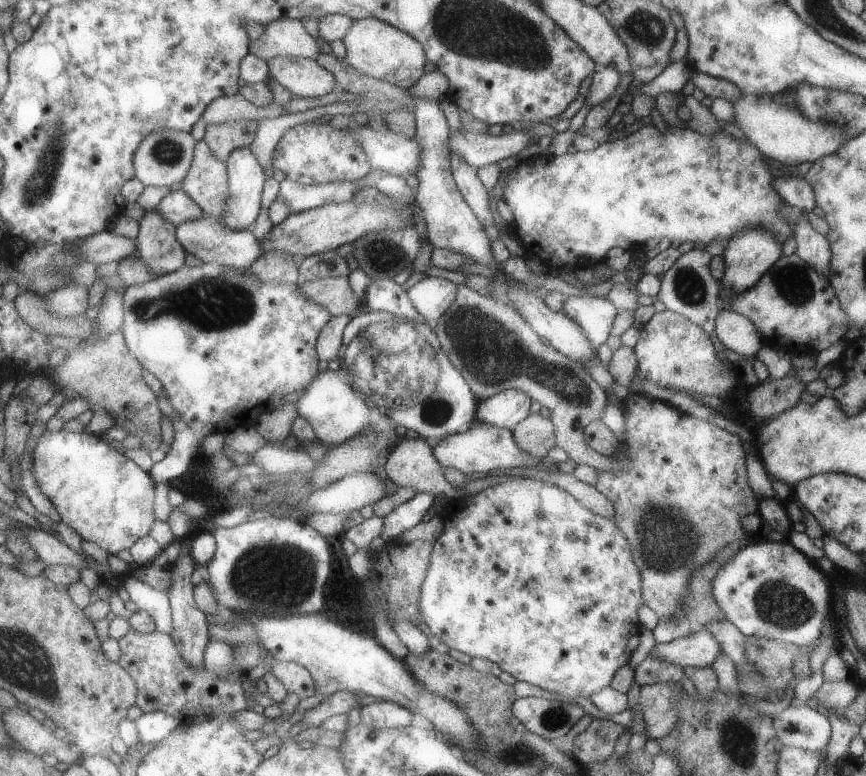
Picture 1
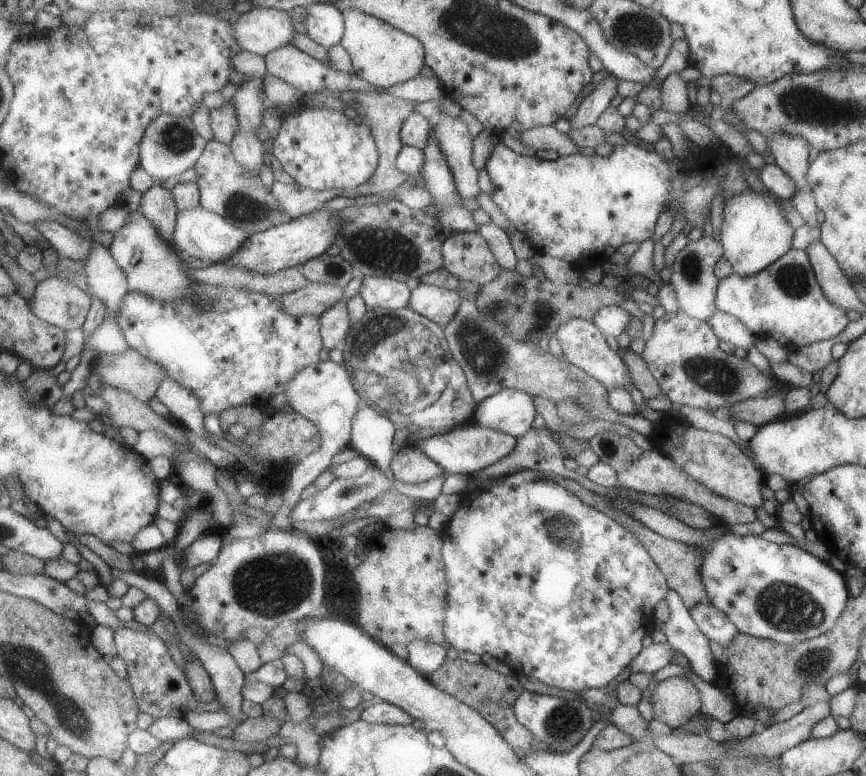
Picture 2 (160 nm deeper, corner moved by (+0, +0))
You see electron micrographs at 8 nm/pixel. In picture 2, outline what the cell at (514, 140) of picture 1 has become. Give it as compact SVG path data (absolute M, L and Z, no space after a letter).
M536 125L523 133L522 141L535 151L555 150L560 157L578 153L578 147L566 133L557 130L554 125Z

